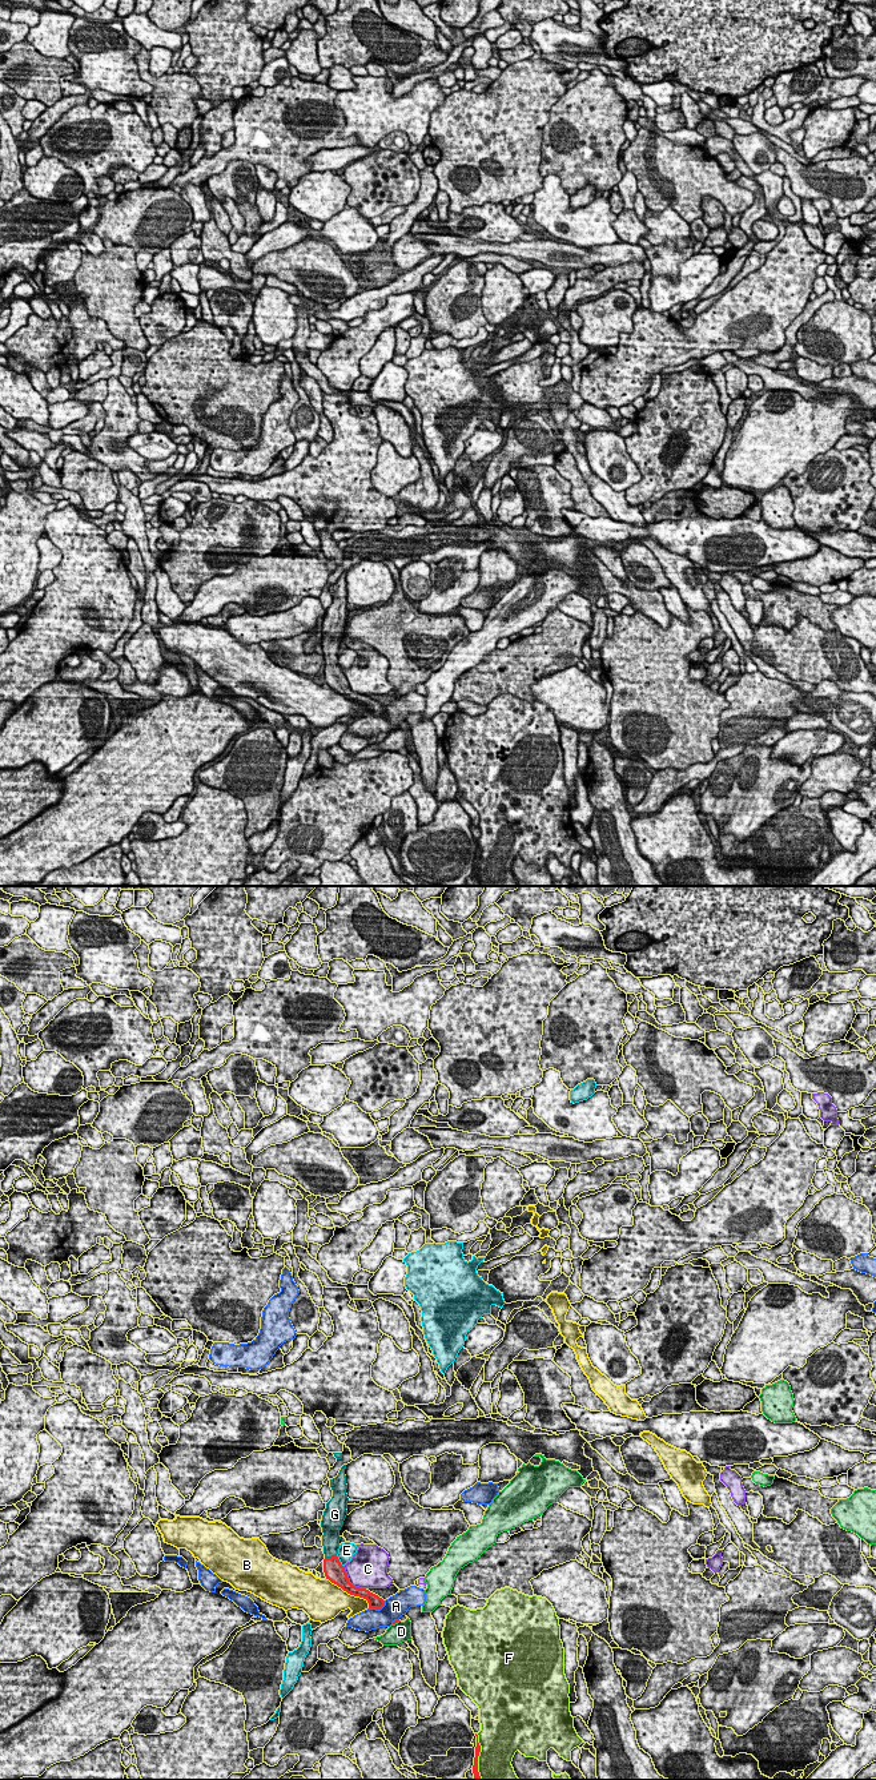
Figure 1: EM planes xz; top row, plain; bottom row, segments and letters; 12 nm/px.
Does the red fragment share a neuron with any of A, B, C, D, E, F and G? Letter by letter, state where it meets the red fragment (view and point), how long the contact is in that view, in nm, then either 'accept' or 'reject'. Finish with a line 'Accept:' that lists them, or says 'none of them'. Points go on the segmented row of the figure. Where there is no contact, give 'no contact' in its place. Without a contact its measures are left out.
A: xz (378, 1609) | 240 nm | reject
B: xz (349, 1593) | 650 nm | reject
C: xz (349, 1582) | 400 nm | reject
D: xz (396, 1622) | 110 nm | reject
E: xz (338, 1561) | 170 nm | reject
F: xz (478, 1755) | 550 nm | reject
G: xz (332, 1557) | 150 nm | accept
Accept: G

